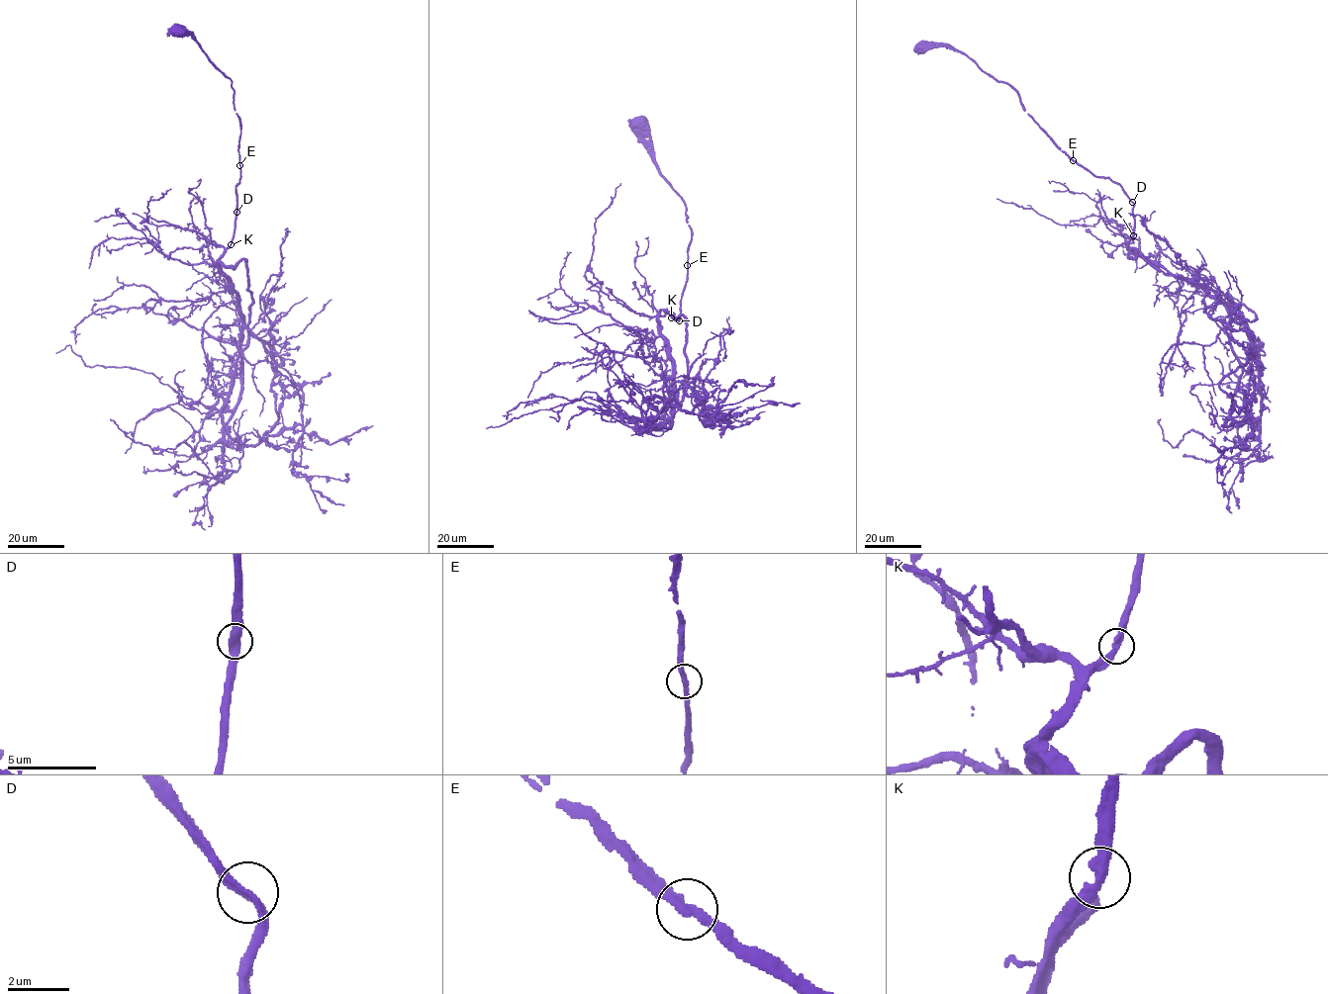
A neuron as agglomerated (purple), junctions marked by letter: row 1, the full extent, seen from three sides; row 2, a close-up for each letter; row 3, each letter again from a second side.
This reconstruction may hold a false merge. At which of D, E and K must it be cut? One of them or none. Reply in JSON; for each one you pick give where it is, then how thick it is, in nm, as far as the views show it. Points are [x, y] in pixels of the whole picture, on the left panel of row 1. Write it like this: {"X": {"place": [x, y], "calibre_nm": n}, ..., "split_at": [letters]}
{"split_at": []}

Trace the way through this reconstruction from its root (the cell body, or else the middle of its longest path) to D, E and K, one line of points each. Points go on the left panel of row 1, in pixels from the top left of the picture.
D: (179, 31), (191, 32), (203, 52), (231, 81), (234, 109), (240, 128), (240, 178), (237, 186), (237, 212)
E: (179, 31), (191, 32), (203, 52), (231, 81), (234, 109), (240, 128), (239, 165)
K: (179, 31), (191, 32), (234, 91), (240, 178), (231, 244)

